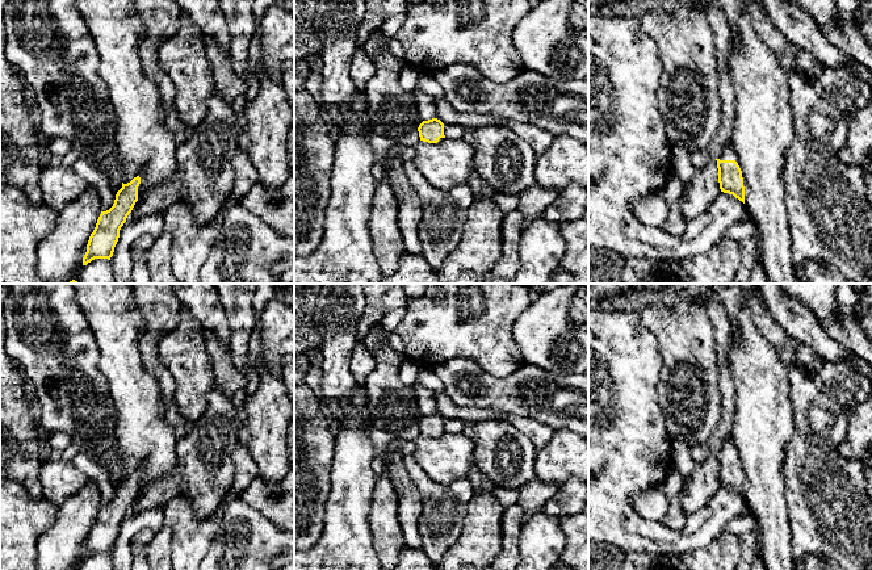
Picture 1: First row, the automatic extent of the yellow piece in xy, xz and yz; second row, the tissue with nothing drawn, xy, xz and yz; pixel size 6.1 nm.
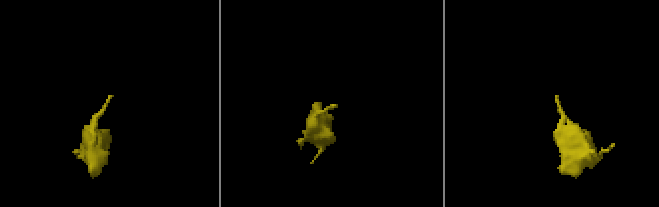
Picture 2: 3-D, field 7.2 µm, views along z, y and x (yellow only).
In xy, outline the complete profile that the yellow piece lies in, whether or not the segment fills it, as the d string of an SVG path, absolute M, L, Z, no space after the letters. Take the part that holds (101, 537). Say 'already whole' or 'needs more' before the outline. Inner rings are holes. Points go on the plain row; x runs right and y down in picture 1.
already whole; M139 470L127 478L122 477L122 482L117 486L113 500L106 506L101 506L96 521L89 531L83 559L87 559L95 553L110 554L120 532L120 524L138 495L139 478Z

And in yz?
needs more; M731 433L722 441L716 454L721 486L733 489L745 498L742 465Z

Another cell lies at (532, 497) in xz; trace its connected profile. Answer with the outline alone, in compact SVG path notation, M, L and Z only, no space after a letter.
M537 478L521 486L517 490L517 504L524 510L525 519L529 519L538 511L542 511L545 502L549 500L556 494L556 491L556 485L542 482Z

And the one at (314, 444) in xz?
M307 353L294 356L294 552L310 550L322 536L335 454L330 422L305 381L310 368Z

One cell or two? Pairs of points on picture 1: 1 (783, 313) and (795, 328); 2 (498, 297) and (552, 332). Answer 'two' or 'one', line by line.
1: one
2: two

